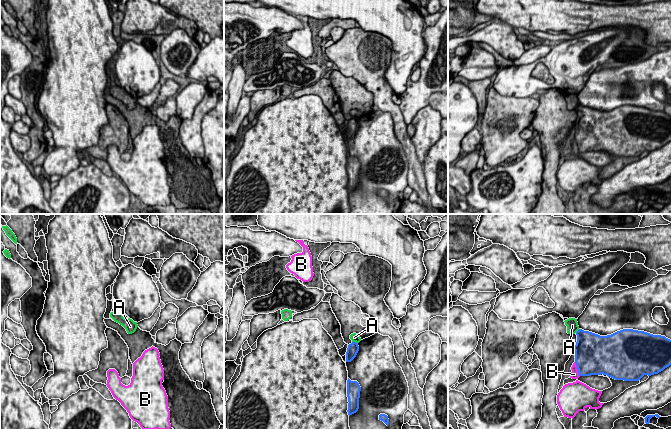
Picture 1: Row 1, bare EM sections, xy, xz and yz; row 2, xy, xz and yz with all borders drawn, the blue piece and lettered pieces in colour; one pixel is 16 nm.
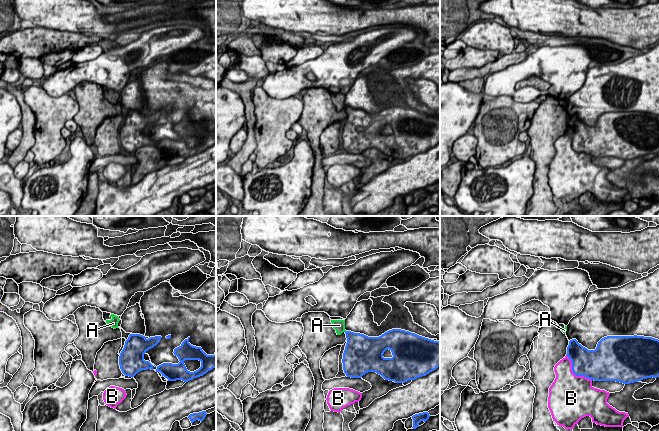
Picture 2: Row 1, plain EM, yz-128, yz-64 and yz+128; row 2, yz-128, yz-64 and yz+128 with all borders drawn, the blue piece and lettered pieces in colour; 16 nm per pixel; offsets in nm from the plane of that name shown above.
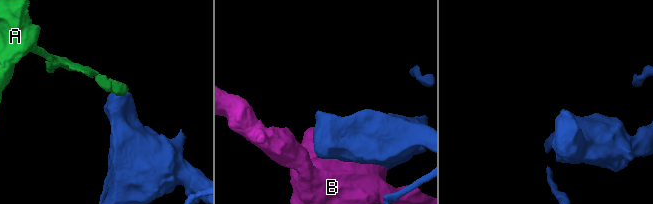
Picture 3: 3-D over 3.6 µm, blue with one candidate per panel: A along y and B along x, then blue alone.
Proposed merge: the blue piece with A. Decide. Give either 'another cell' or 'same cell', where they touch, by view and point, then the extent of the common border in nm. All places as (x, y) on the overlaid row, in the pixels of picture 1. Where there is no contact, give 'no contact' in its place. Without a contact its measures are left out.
another cell; meets blue in xz at (355, 342); contact 100 nm long

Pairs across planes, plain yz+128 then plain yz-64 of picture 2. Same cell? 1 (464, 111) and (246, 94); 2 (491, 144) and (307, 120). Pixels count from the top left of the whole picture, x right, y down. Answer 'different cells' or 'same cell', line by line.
1: different cells
2: different cells

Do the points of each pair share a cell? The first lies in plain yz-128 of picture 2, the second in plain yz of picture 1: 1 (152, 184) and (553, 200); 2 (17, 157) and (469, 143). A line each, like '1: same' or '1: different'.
1: different
2: different

